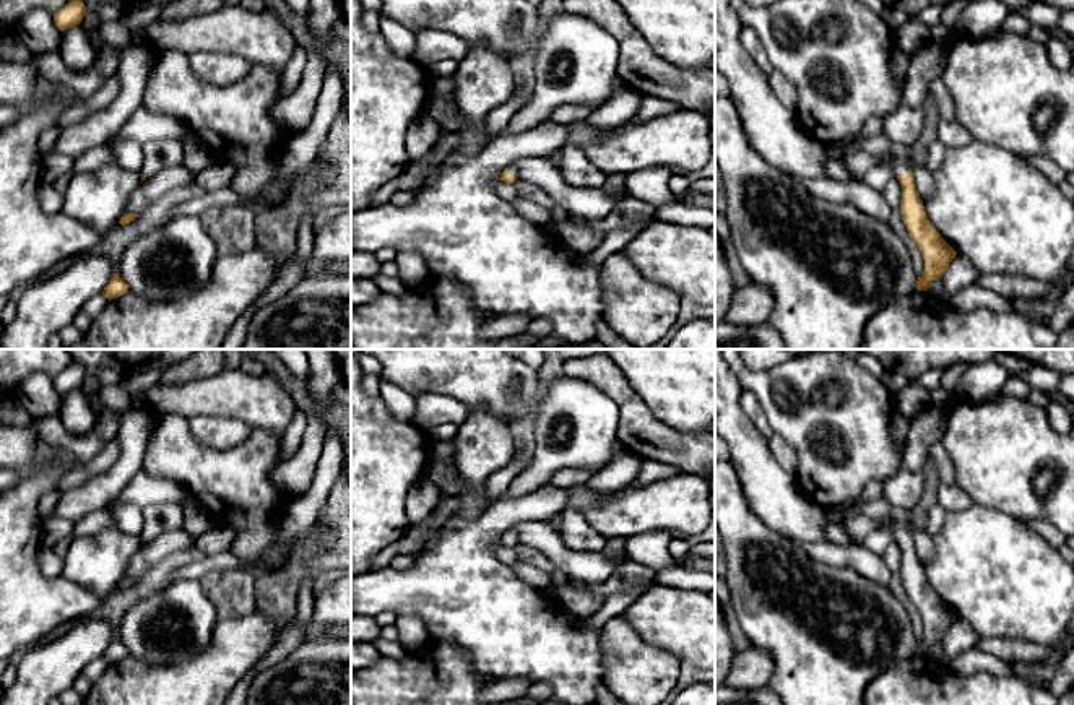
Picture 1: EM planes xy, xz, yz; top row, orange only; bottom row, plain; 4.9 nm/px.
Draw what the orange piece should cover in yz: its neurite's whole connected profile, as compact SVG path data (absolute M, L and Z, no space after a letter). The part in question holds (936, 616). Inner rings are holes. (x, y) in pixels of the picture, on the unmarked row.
M882 497L855 505L840 521L848 523L858 517L869 517L879 523L879 528L887 530L902 551L900 578L908 595L908 599L918 609L925 624L925 637L916 645L918 655L928 655L929 648L942 642L949 627L955 622L957 616L941 601L936 591L929 586L923 564L915 551L915 541L908 530L912 512L907 508L894 507Z

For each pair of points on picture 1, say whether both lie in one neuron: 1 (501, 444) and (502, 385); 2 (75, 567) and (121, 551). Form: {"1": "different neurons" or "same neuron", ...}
{"1": "different neurons", "2": "same neuron"}

